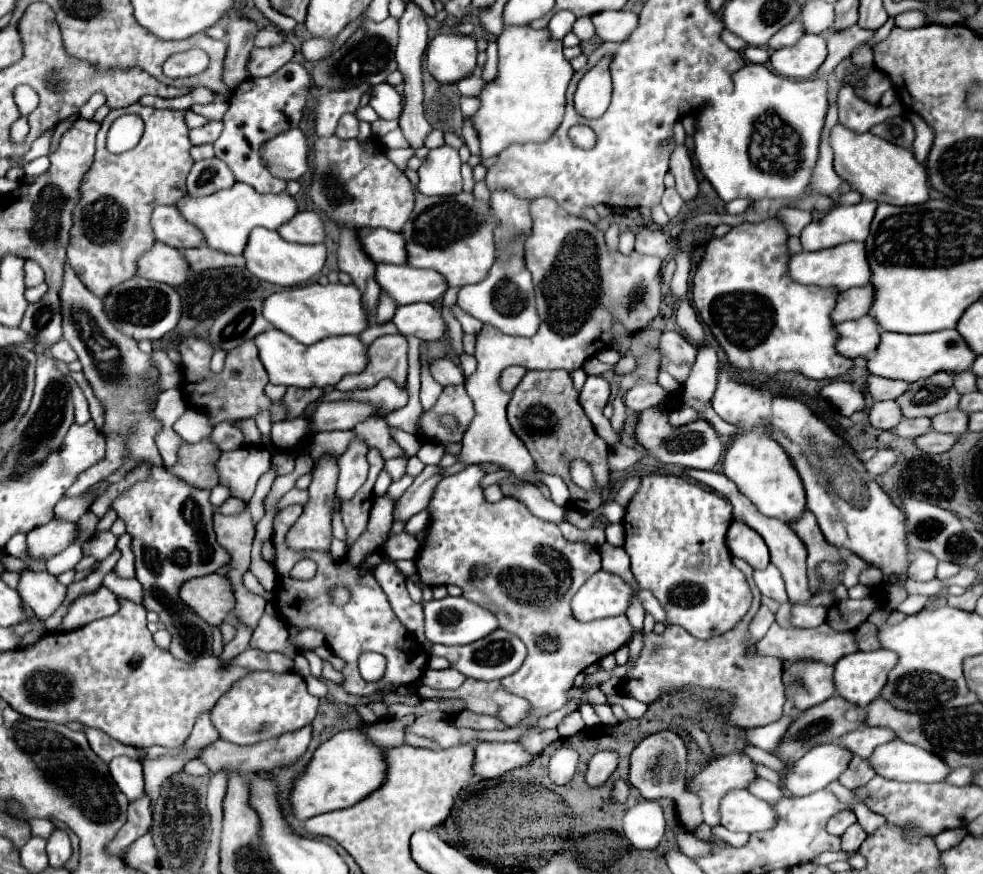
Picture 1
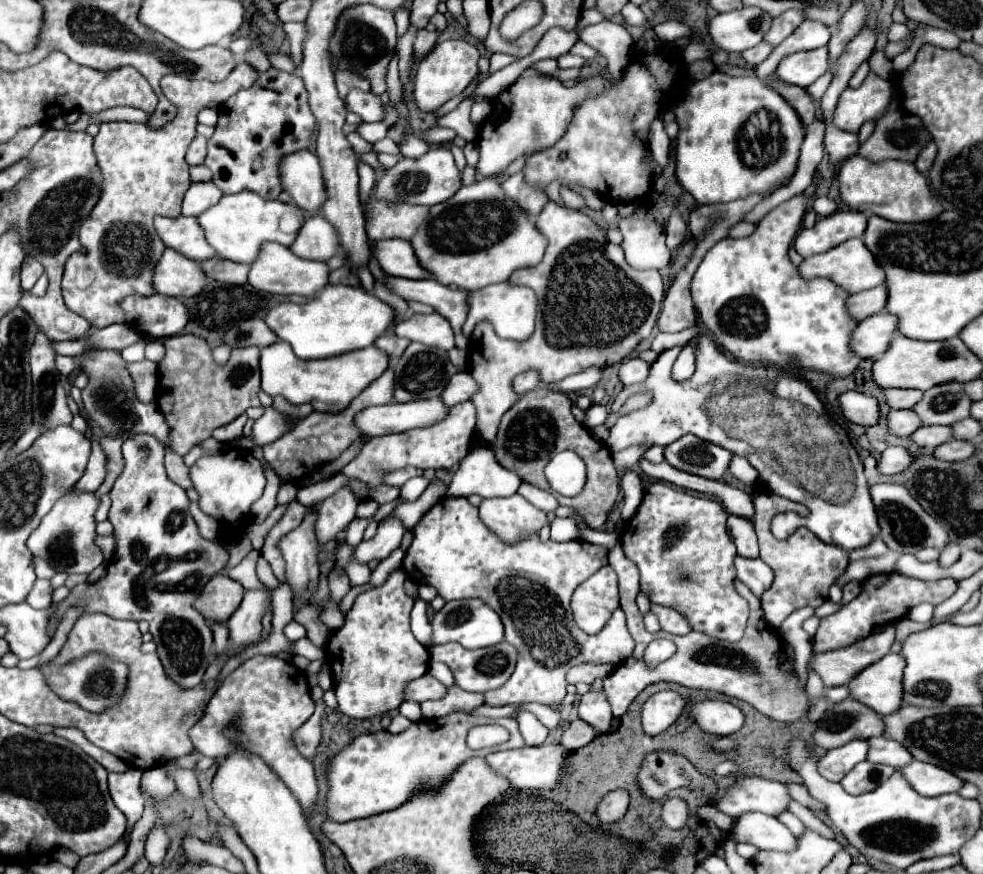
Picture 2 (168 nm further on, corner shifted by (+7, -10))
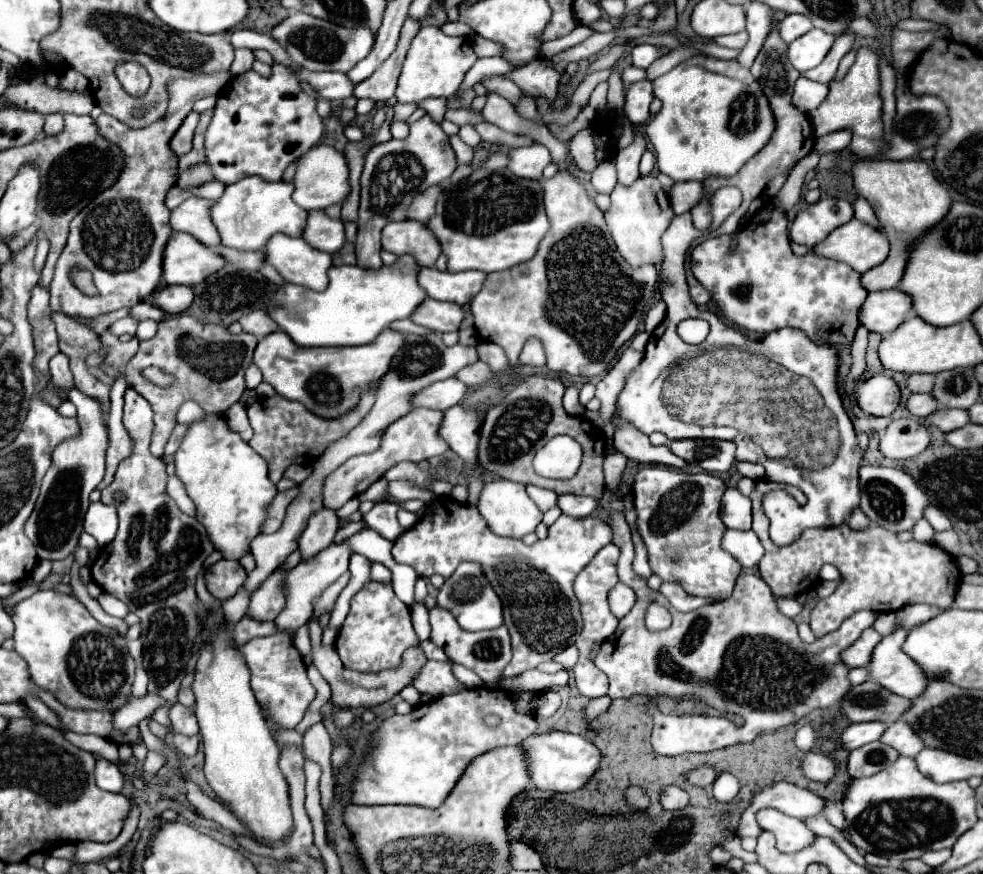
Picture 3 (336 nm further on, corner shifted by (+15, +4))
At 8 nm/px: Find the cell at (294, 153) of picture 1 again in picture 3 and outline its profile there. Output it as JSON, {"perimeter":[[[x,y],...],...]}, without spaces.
{"perimeter":[[[319,144],[309,148],[303,156],[297,158],[297,170],[295,170],[295,178],[293,178],[293,200],[305,208],[305,210],[315,210],[315,208],[327,208],[335,202],[345,202],[347,194],[349,194],[349,168],[345,162],[345,156],[327,146],[327,144]]]}

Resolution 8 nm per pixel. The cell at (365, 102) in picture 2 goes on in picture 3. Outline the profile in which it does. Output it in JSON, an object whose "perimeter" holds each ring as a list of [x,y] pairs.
{"perimeter":[[[303,72],[303,78],[327,100],[345,100],[355,92],[355,84],[341,72]]]}

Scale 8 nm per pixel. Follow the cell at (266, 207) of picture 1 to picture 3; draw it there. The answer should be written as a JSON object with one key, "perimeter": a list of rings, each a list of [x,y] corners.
{"perimeter":[[[245,176],[243,180],[225,186],[223,196],[209,208],[211,220],[219,230],[221,244],[237,250],[263,250],[275,232],[301,236],[307,212],[293,202],[291,194],[291,182],[265,182],[259,176]]]}

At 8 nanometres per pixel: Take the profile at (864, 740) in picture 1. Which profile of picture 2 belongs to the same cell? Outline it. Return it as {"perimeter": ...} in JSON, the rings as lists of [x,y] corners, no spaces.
{"perimeter":[[[889,736],[871,738],[869,744],[871,744],[869,756],[867,756],[869,762],[879,762],[879,764],[889,764],[893,768],[901,768],[913,760],[909,750],[905,750],[897,740]]]}

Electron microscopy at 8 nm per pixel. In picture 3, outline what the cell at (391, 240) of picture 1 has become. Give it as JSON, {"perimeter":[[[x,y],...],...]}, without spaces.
{"perimeter":[[[415,220],[389,222],[381,232],[381,244],[395,256],[413,256],[419,266],[435,266],[441,254],[441,246],[433,240],[433,234],[425,224]]]}

